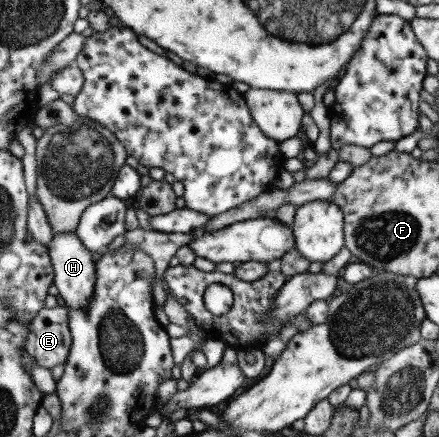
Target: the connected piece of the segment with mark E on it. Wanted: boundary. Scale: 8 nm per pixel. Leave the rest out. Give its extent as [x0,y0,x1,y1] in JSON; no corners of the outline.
[24,306,71,369]

